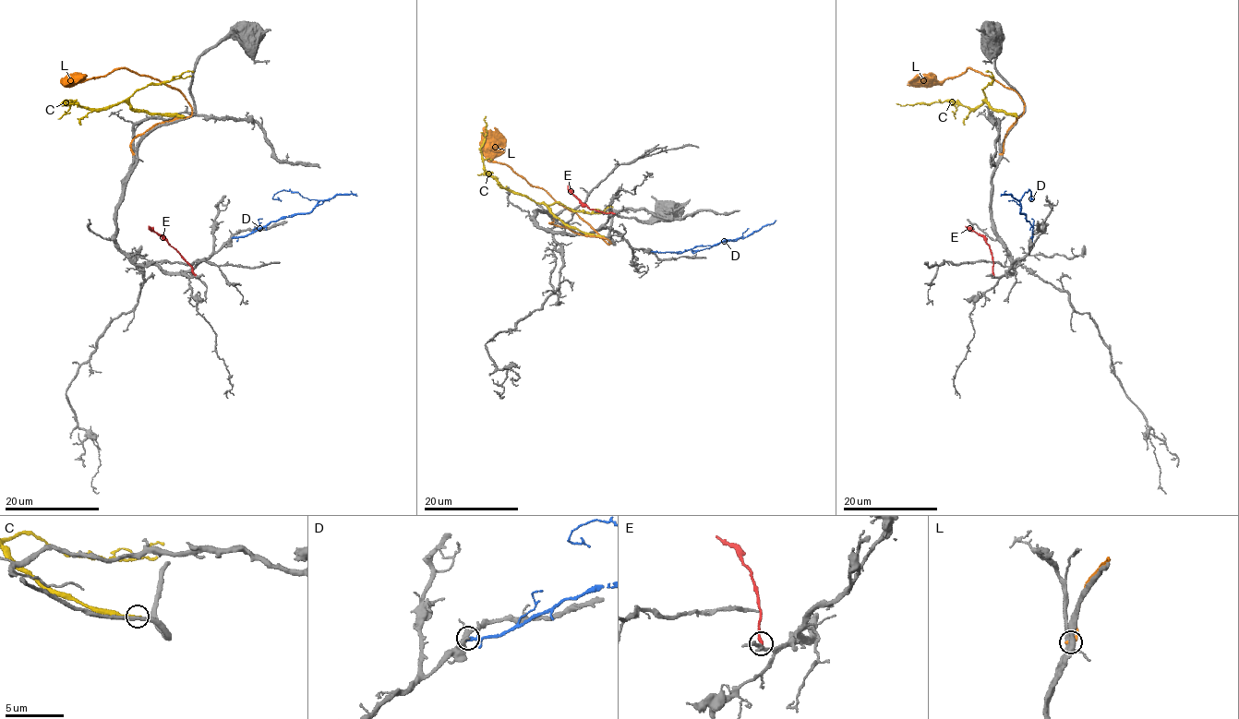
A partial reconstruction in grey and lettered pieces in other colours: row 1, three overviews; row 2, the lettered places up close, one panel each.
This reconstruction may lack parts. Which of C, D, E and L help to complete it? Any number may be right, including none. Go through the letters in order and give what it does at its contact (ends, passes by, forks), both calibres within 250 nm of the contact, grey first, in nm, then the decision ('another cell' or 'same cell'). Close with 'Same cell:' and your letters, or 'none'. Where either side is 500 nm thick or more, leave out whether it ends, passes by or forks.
C: it ends there; 360 nm thick on the grey side, 480 nm on the other; another cell
D: it passes by; 320 nm thick on the grey side, 200 nm on the other; another cell
E: it ends there; 260 nm thick on the grey side, 320 nm on the other; another cell
L: it ends there; 400 nm thick on the grey side, 320 nm on the other; another cell
Same cell: none

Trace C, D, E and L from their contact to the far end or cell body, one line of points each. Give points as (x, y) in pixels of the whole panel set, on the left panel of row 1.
C: (183, 116), (136, 112), (126, 102), (105, 108), (66, 103)
D: (233, 236), (248, 235), (277, 219), (306, 213), (318, 201), (283, 189), (272, 197), (281, 201)
E: (195, 274), (193, 268), (148, 226)
L: (135, 154), (135, 137), (191, 113), (186, 99), (155, 78), (123, 68), (66, 85)

